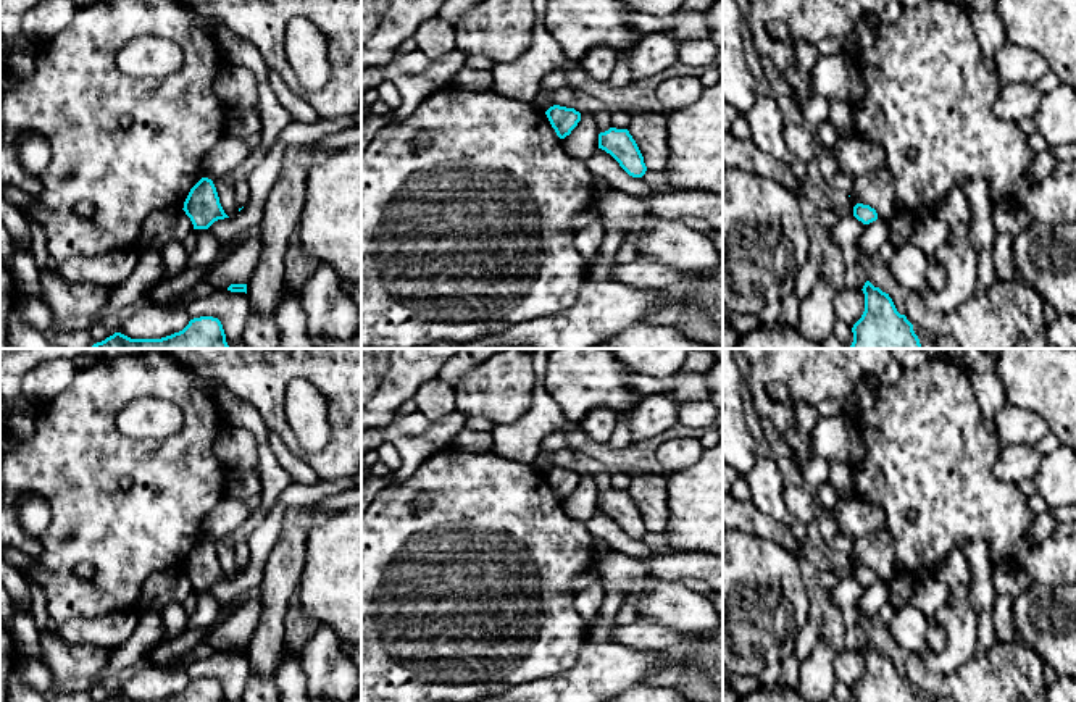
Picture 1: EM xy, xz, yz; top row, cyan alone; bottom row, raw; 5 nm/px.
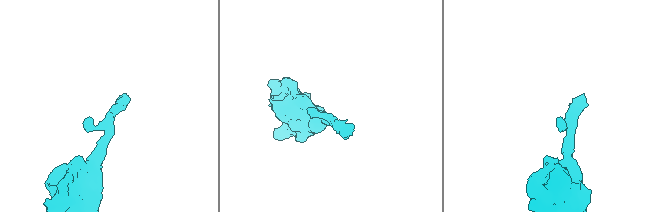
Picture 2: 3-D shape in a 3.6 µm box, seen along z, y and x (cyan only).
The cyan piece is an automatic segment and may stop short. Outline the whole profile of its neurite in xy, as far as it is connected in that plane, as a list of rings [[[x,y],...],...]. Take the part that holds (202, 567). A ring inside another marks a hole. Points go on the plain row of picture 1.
[[[202,539],[189,554],[184,570],[194,591],[208,591],[215,583],[229,579],[211,541]]]

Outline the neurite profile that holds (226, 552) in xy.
[[[226,537],[215,539],[211,542],[213,542],[215,549],[216,549],[219,565],[221,565],[224,575],[229,579],[234,579],[239,575],[239,566],[236,563],[234,544],[231,544]]]

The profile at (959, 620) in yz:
[[[970,584],[950,587],[950,599],[936,613],[947,636],[942,652],[923,655],[931,671],[949,675],[963,666],[976,650],[978,612],[968,604]]]

